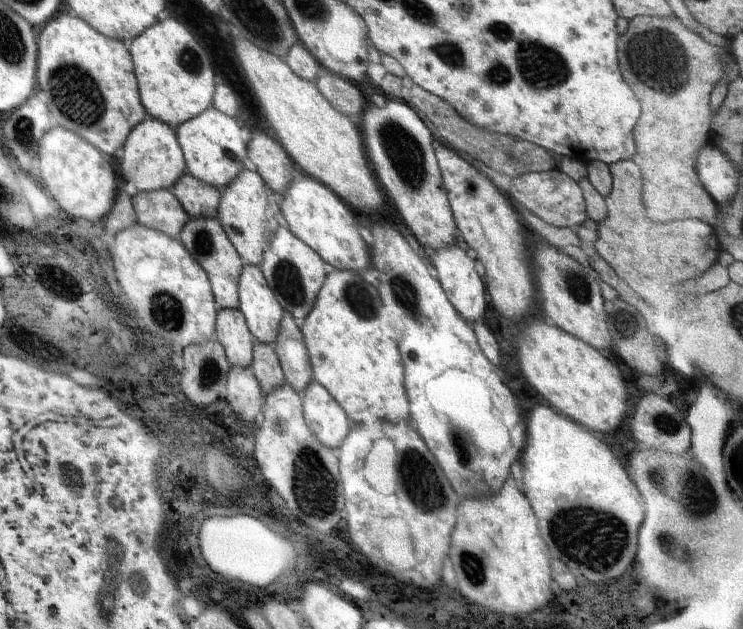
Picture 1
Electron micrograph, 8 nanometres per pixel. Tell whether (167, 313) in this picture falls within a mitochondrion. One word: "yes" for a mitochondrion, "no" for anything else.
yes

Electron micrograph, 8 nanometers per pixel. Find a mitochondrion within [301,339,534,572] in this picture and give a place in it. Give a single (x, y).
(421, 481)

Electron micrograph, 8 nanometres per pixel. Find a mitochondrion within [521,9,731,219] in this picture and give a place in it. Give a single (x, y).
(660, 60)

